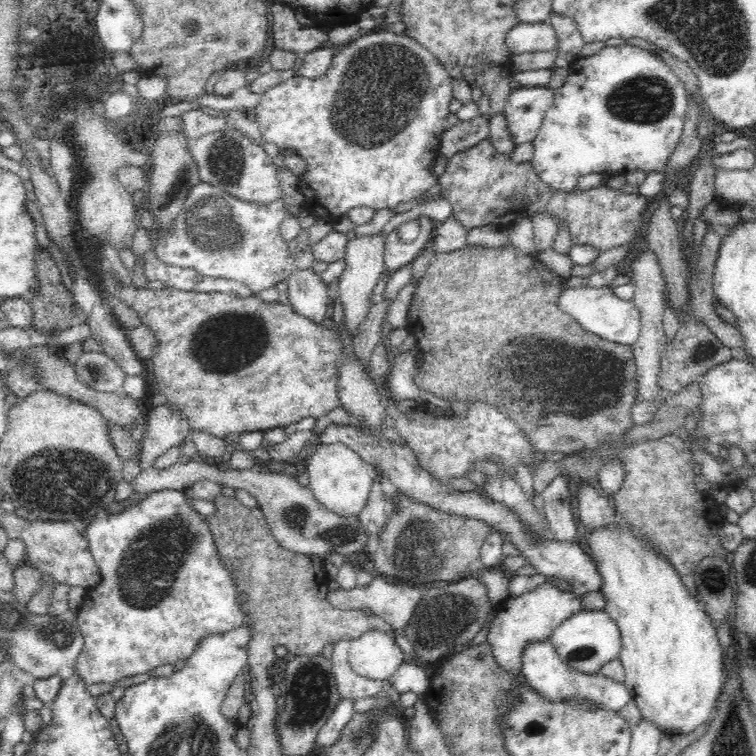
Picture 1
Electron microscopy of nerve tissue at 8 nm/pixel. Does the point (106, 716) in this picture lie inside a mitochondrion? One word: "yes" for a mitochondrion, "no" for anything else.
no

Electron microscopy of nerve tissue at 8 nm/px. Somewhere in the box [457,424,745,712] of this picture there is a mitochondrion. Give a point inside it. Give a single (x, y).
(714, 578)

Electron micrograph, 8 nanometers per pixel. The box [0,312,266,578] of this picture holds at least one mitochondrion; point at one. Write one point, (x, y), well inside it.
(66, 481)

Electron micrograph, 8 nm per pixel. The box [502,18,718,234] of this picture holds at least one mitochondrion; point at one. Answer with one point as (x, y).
(647, 99)

